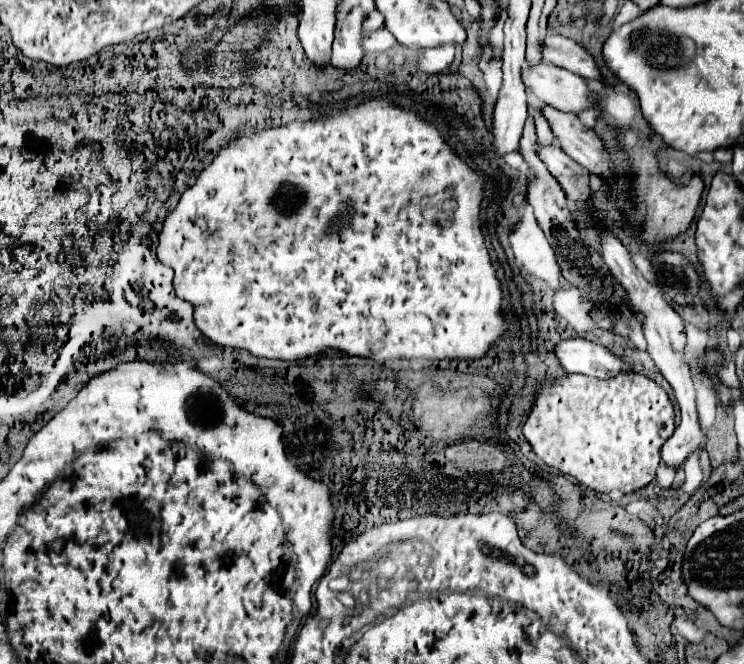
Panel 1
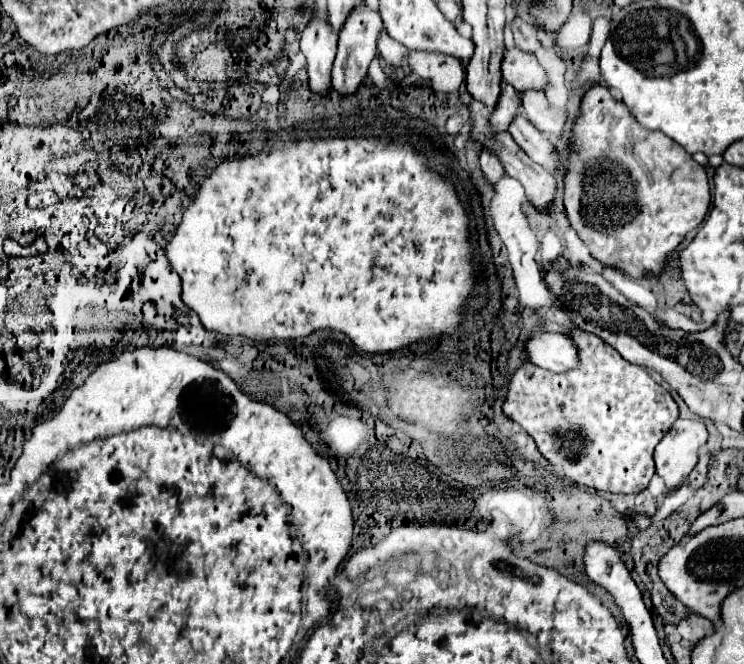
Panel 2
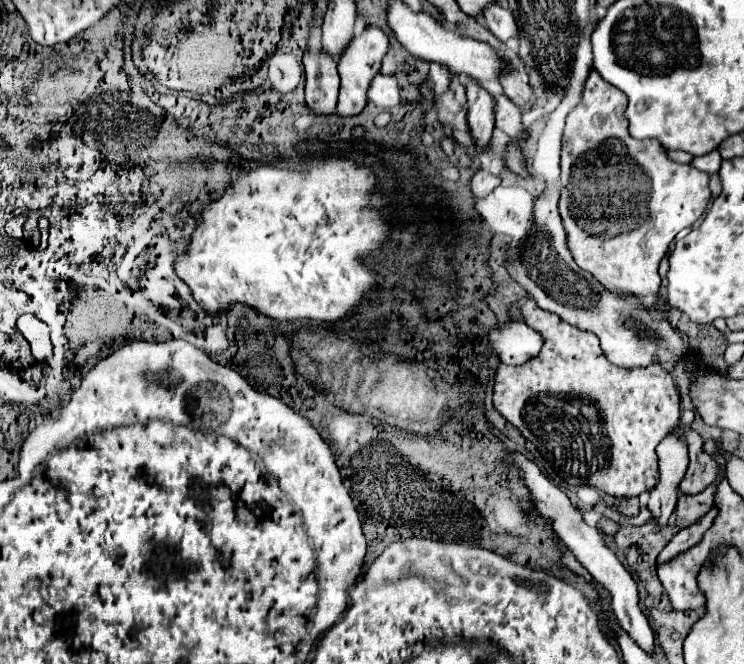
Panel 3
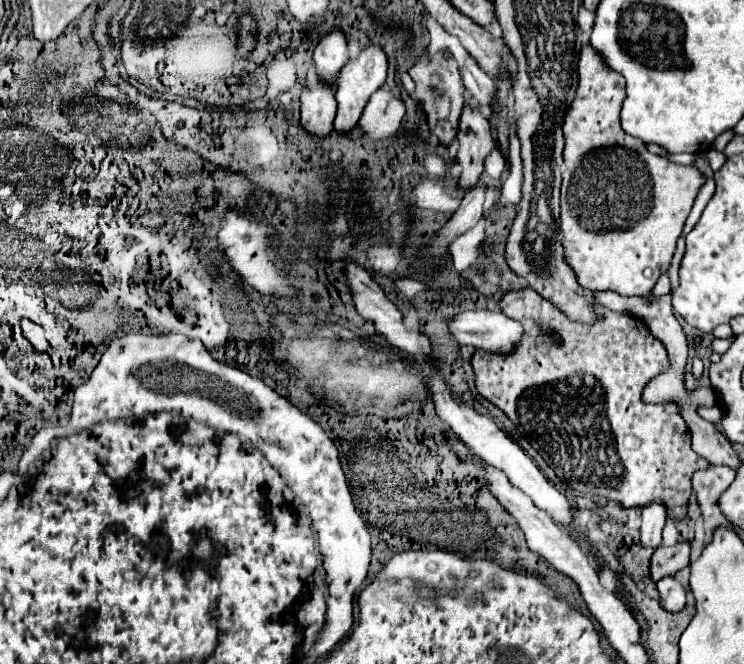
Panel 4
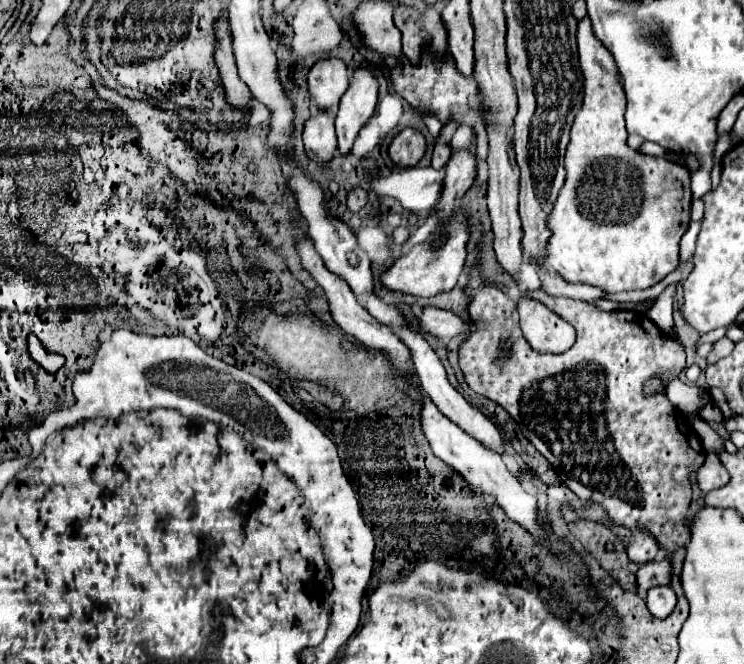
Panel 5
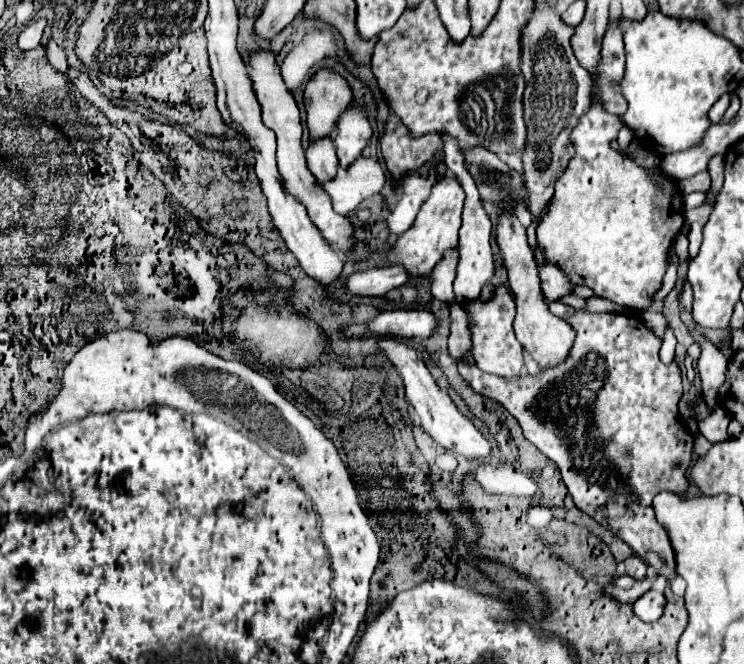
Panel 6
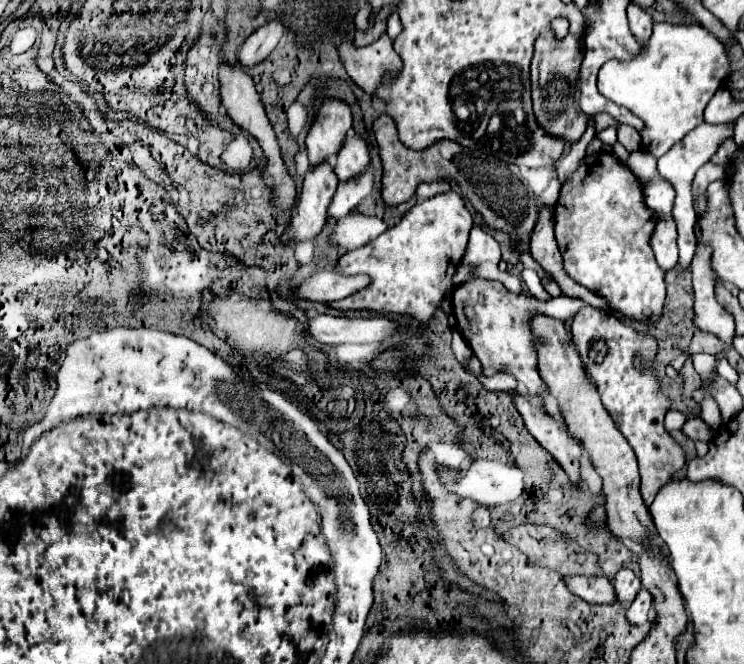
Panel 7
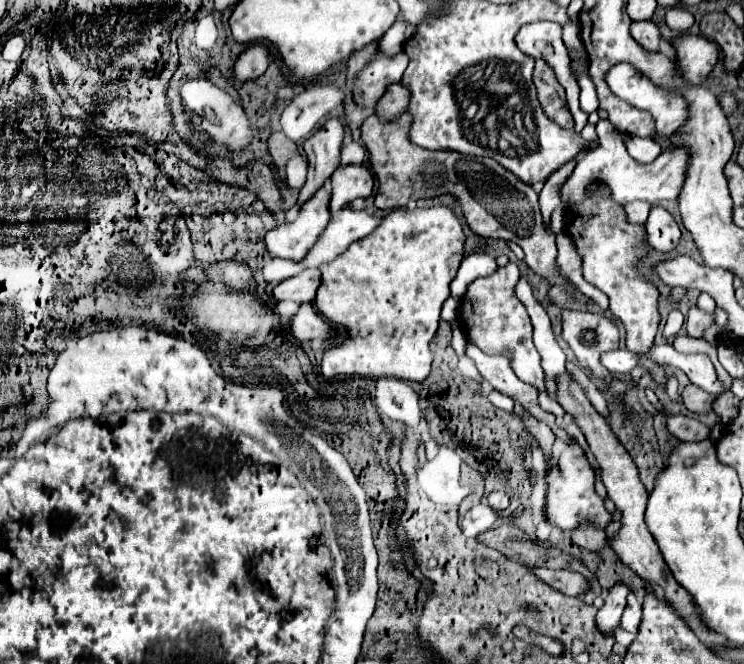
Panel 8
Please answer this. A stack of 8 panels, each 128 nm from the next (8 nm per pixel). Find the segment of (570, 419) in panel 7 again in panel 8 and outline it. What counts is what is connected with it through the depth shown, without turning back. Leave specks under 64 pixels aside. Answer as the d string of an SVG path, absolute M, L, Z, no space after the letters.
M562 374L558 378L558 404L576 418L576 424L584 432L584 436L590 444L590 450L602 468L602 482L608 490L608 498L616 504L618 510L622 510L622 528L610 540L612 550L642 580L656 586L658 592L662 594L662 598L676 610L676 614L682 616L682 620L688 622L690 616L700 618L700 612L696 610L696 604L692 602L692 596L688 596L688 592L680 584L676 584L676 580L672 580L672 574L668 572L668 566L664 564L664 558L660 556L660 550L656 548L656 542L652 540L652 536L644 524L644 512L646 512L646 500L648 500L649 493L644 485L640 484L638 470L636 470L634 462L630 460L630 456L626 454L622 444L616 440L616 436L610 430L610 426L606 424L606 420L590 406L584 390L568 374Z

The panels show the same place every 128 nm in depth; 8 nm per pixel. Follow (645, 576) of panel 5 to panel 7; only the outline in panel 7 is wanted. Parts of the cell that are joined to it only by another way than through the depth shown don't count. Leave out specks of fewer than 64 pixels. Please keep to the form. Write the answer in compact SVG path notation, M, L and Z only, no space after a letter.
M566 576L566 586L572 594L580 596L590 604L614 604L616 594L612 592L612 582L604 576Z

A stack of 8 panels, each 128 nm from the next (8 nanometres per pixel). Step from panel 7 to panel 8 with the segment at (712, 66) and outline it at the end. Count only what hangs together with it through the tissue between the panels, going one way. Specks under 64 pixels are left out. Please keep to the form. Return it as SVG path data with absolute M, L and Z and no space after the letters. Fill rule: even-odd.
M684 36L674 40L682 74L692 84L704 84L718 58L718 48L704 36ZM618 64L618 66L614 66L608 71L606 75L606 80L608 80L608 84L610 84L610 88L612 88L612 92L616 94L616 96L620 96L620 98L624 98L626 102L630 102L632 106L636 106L636 108L642 108L642 110L648 110L648 112L652 112L652 116L654 116L654 120L656 120L656 128L658 128L658 132L660 134L672 134L678 126L682 126L684 122L686 122L686 102L684 102L684 98L678 94L678 92L672 92L672 90L660 90L660 88L656 88L648 78L644 78L644 76L640 76L638 72L636 72L636 68L632 68L630 64ZM630 136L626 138L626 150L636 162L650 164L660 154L660 144L656 140L650 140L650 138Z

